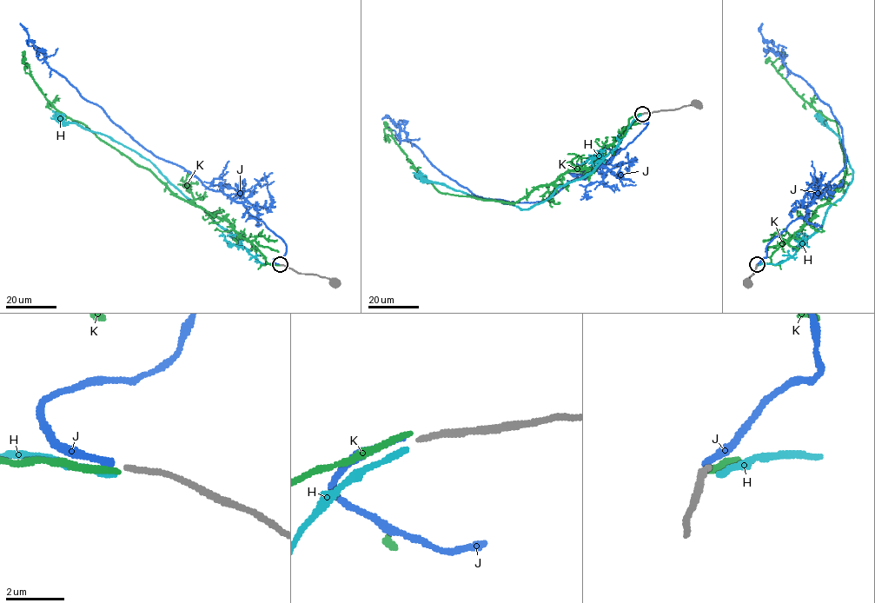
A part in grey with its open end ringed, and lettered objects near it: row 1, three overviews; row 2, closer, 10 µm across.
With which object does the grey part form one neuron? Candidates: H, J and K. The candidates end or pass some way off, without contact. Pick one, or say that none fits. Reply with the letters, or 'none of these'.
J

